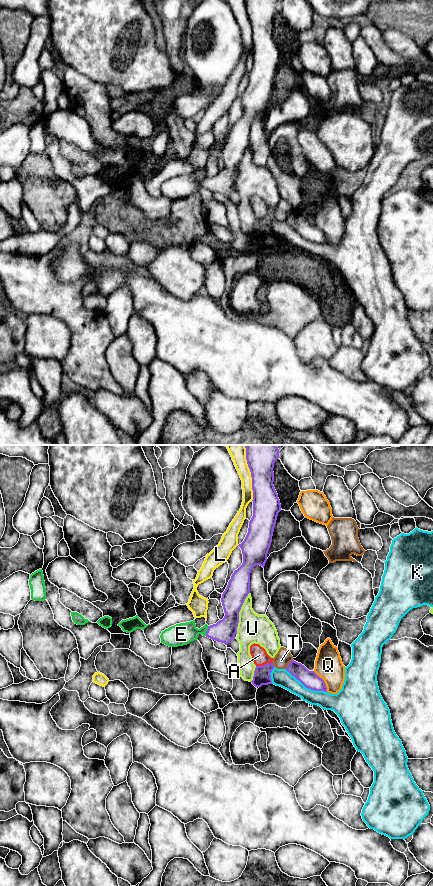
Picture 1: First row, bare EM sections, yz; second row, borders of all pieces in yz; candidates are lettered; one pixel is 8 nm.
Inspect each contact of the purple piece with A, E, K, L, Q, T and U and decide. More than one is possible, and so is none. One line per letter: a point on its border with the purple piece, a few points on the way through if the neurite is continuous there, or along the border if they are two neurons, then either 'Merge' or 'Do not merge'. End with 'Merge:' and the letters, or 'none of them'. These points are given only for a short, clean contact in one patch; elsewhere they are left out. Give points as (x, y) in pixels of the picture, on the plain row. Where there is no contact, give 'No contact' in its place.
A: Touches purple at yz (263, 217). Do not merge
E: Touches purple at yz (207, 183). Path across: yz (224, 183), (207, 183), (181, 186). Merge
K: Touches purple at yz (306, 239). Do not merge
L: Touches purple at yz (251, 26). Do not merge
Q: Touches purple at yz (323, 233). Do not merge
T: Touches purple at yz (288, 216). Do not merge
U: Touches purple at yz (238, 165). Do not merge
Merge: E

